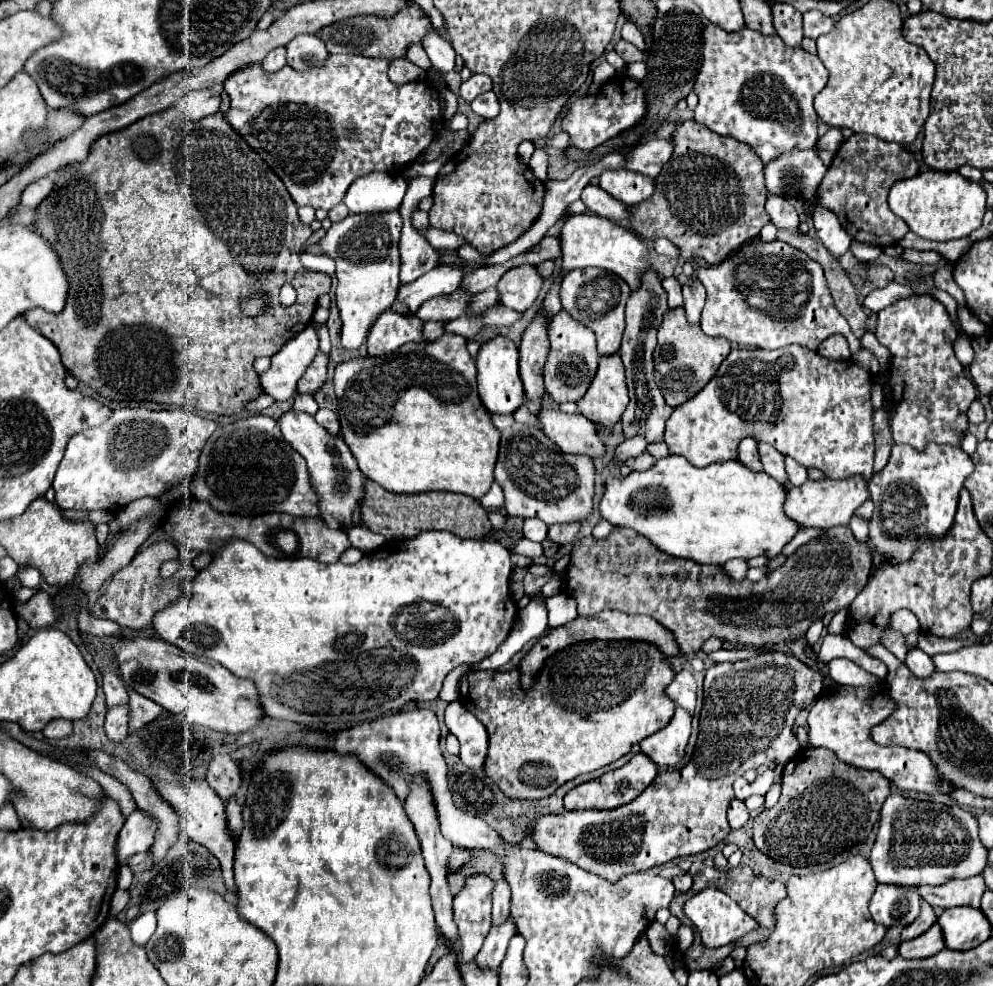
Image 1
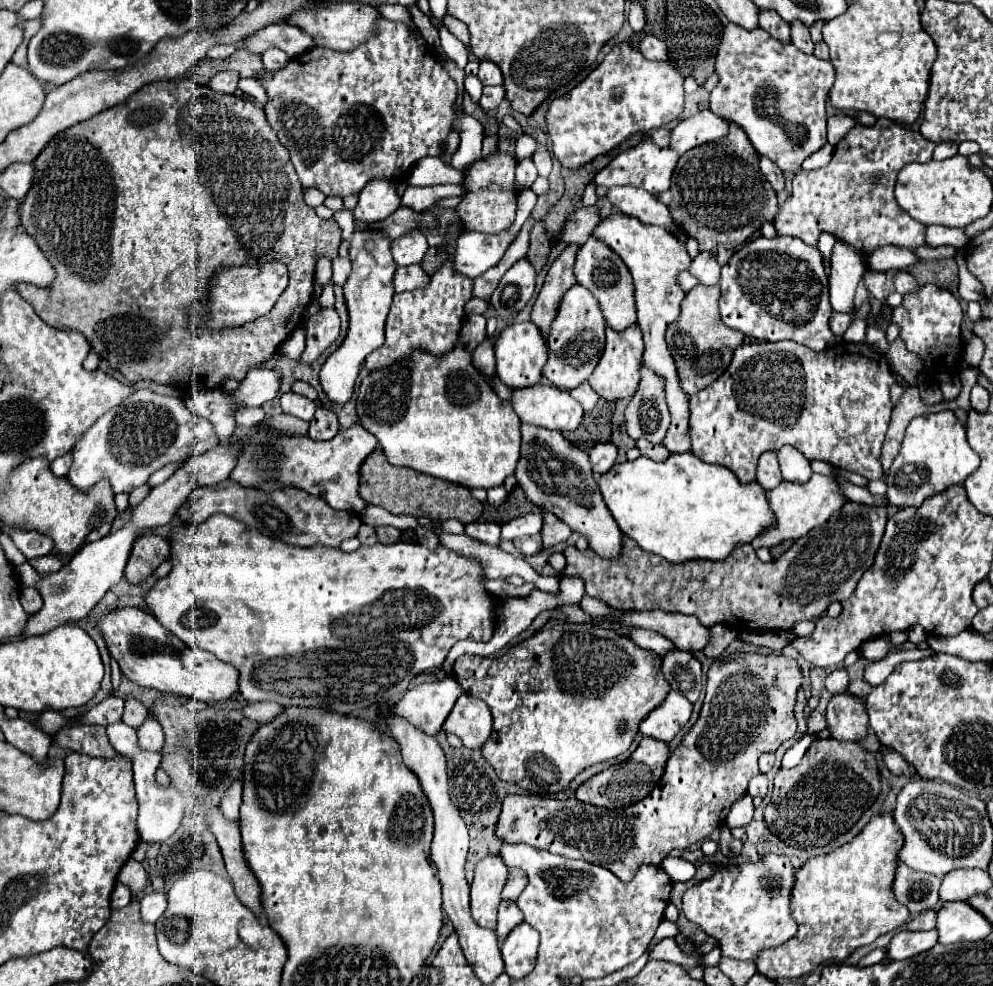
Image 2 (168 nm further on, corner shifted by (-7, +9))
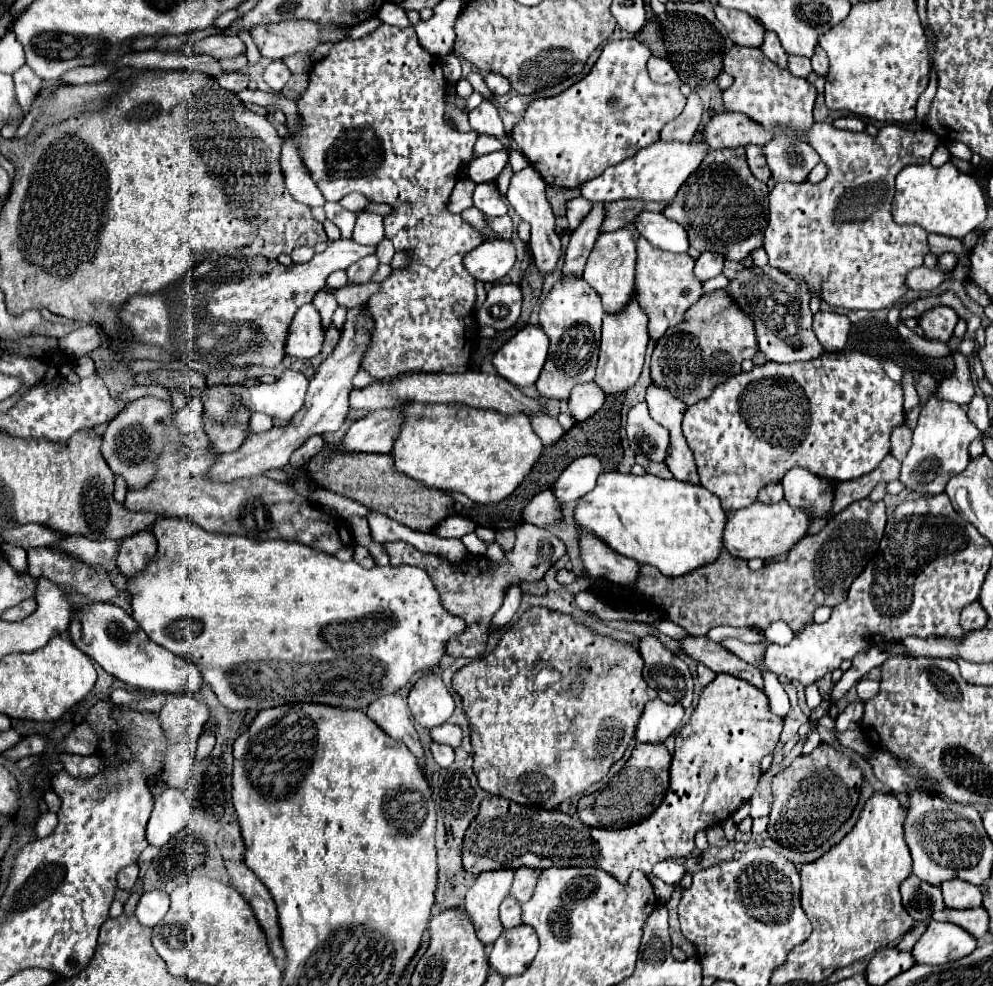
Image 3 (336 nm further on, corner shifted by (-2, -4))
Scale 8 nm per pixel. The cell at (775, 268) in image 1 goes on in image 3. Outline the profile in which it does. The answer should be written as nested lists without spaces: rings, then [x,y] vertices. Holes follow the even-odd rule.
[[[744,267],[740,269],[724,289],[732,301],[744,311],[756,331],[758,349],[766,355],[768,361],[792,363],[792,361],[810,361],[822,357],[826,351],[814,335],[812,329],[812,311],[810,311],[810,287],[804,279],[794,279],[790,273],[778,267]]]

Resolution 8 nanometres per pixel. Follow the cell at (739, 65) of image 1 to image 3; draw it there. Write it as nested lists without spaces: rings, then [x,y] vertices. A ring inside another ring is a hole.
[[[738,45],[724,55],[724,71],[734,77],[734,83],[722,93],[724,109],[744,113],[758,125],[774,131],[774,137],[762,147],[772,179],[776,183],[806,181],[806,175],[816,163],[820,163],[820,155],[810,143],[796,139],[794,131],[810,131],[814,125],[812,109],[818,97],[814,85],[810,85],[804,77],[794,77],[788,69],[780,69],[760,49],[746,49]]]

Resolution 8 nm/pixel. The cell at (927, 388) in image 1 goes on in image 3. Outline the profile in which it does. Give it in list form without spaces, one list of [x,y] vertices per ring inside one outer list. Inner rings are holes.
[[[936,305],[934,309],[924,311],[916,321],[926,339],[948,343],[952,339],[958,315],[946,305]]]

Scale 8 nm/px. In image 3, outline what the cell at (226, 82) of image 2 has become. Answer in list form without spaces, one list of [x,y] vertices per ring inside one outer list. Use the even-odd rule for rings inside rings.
[[[224,73],[218,77],[218,85],[230,93],[240,93],[242,89],[248,87],[248,75],[240,75],[240,73]]]

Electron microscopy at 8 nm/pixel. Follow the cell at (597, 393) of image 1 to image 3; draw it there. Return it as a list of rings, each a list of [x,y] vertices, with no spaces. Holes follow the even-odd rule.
[[[630,303],[622,315],[604,315],[602,323],[602,343],[600,343],[600,357],[596,367],[594,383],[606,393],[606,395],[618,395],[634,387],[634,383],[640,377],[642,365],[644,365],[644,353],[648,345],[646,335],[646,315],[642,315],[642,309],[638,303]]]

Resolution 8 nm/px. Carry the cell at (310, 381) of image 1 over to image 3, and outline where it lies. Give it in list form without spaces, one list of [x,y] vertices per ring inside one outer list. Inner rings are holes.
[[[326,287],[324,291],[320,291],[320,295],[316,295],[314,297],[314,301],[312,301],[312,305],[318,309],[318,313],[322,315],[322,327],[324,327],[324,331],[332,325],[332,313],[334,313],[334,309],[336,309],[336,299],[334,299],[334,295],[330,293],[330,287]]]

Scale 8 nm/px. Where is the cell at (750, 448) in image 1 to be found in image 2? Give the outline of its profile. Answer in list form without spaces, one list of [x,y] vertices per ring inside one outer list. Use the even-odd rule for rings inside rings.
[[[765,452],[765,454],[759,458],[757,482],[759,482],[765,490],[771,490],[771,488],[779,486],[781,480],[783,480],[783,476],[781,476],[781,470],[779,470],[777,454],[775,454],[775,452]]]

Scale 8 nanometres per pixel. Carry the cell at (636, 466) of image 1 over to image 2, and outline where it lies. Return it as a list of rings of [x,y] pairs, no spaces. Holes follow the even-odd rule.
[[[639,440],[637,442],[637,448],[641,450],[641,454],[643,456],[647,456],[647,458],[651,458],[651,460],[667,460],[671,454],[669,454],[669,450],[663,446],[663,444],[659,444],[659,446],[655,446],[655,444],[651,444],[651,442],[647,442],[647,440]]]

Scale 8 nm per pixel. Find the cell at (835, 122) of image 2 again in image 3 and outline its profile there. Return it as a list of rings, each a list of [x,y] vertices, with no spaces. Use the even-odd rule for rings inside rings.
[[[840,117],[832,123],[832,127],[836,129],[846,129],[846,131],[864,131],[864,121],[858,117]]]

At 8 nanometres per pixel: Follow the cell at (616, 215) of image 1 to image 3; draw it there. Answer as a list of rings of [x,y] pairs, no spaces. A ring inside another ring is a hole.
[[[644,211],[634,219],[634,227],[644,239],[648,239],[658,249],[684,253],[690,247],[686,231],[678,223],[666,219],[662,213]]]

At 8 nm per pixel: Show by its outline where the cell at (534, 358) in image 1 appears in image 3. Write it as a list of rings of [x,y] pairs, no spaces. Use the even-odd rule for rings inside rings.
[[[602,203],[594,205],[592,211],[590,211],[590,215],[582,221],[582,225],[576,231],[570,233],[570,243],[568,243],[568,249],[566,249],[566,255],[564,255],[564,265],[562,265],[562,279],[570,279],[570,275],[574,275],[574,277],[582,275],[586,259],[588,259],[588,255],[592,251],[592,245],[594,245],[594,241],[600,235],[600,231],[598,231],[600,223],[602,223]]]

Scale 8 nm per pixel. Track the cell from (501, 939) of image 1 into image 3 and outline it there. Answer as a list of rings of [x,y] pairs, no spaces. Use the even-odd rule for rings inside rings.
[[[506,897],[500,905],[500,921],[504,925],[504,929],[512,929],[518,927],[520,921],[520,903],[514,901],[512,897]]]

